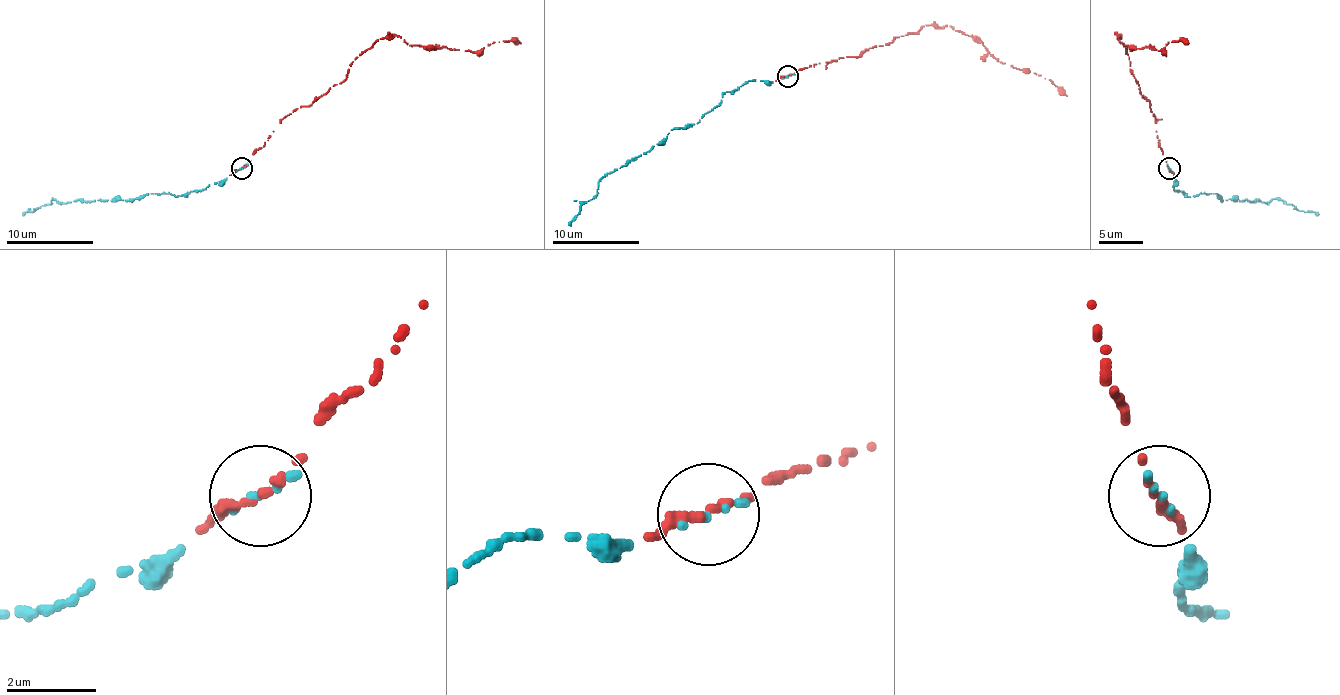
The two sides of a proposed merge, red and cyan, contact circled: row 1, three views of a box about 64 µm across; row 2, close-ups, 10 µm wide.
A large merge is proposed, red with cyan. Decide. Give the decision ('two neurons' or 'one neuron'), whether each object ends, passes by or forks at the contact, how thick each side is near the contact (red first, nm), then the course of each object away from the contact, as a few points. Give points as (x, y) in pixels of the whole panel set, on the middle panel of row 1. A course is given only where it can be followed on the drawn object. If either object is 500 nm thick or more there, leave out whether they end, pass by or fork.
one neuron; red ends there; cyan ends there; 280 nm thick on the red side, 140 nm on the other; red runs (787, 76), (887, 45), (924, 25), (950, 25), (974, 36), (1001, 62), (1051, 80), (1066, 95); cyan runs (787, 76), (772, 82), (750, 80), (726, 91), (698, 124), (674, 128), (647, 152), (606, 174), (571, 226)

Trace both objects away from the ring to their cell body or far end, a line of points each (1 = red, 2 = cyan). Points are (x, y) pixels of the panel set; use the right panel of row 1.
1: (1169, 168), (1155, 118), (1118, 39), (1121, 35), (1123, 46), (1162, 52), (1169, 41), (1188, 43)
2: (1169, 168), (1175, 179), (1173, 189), (1184, 196), (1217, 194), (1221, 200), (1267, 203), (1273, 198), (1319, 213)

